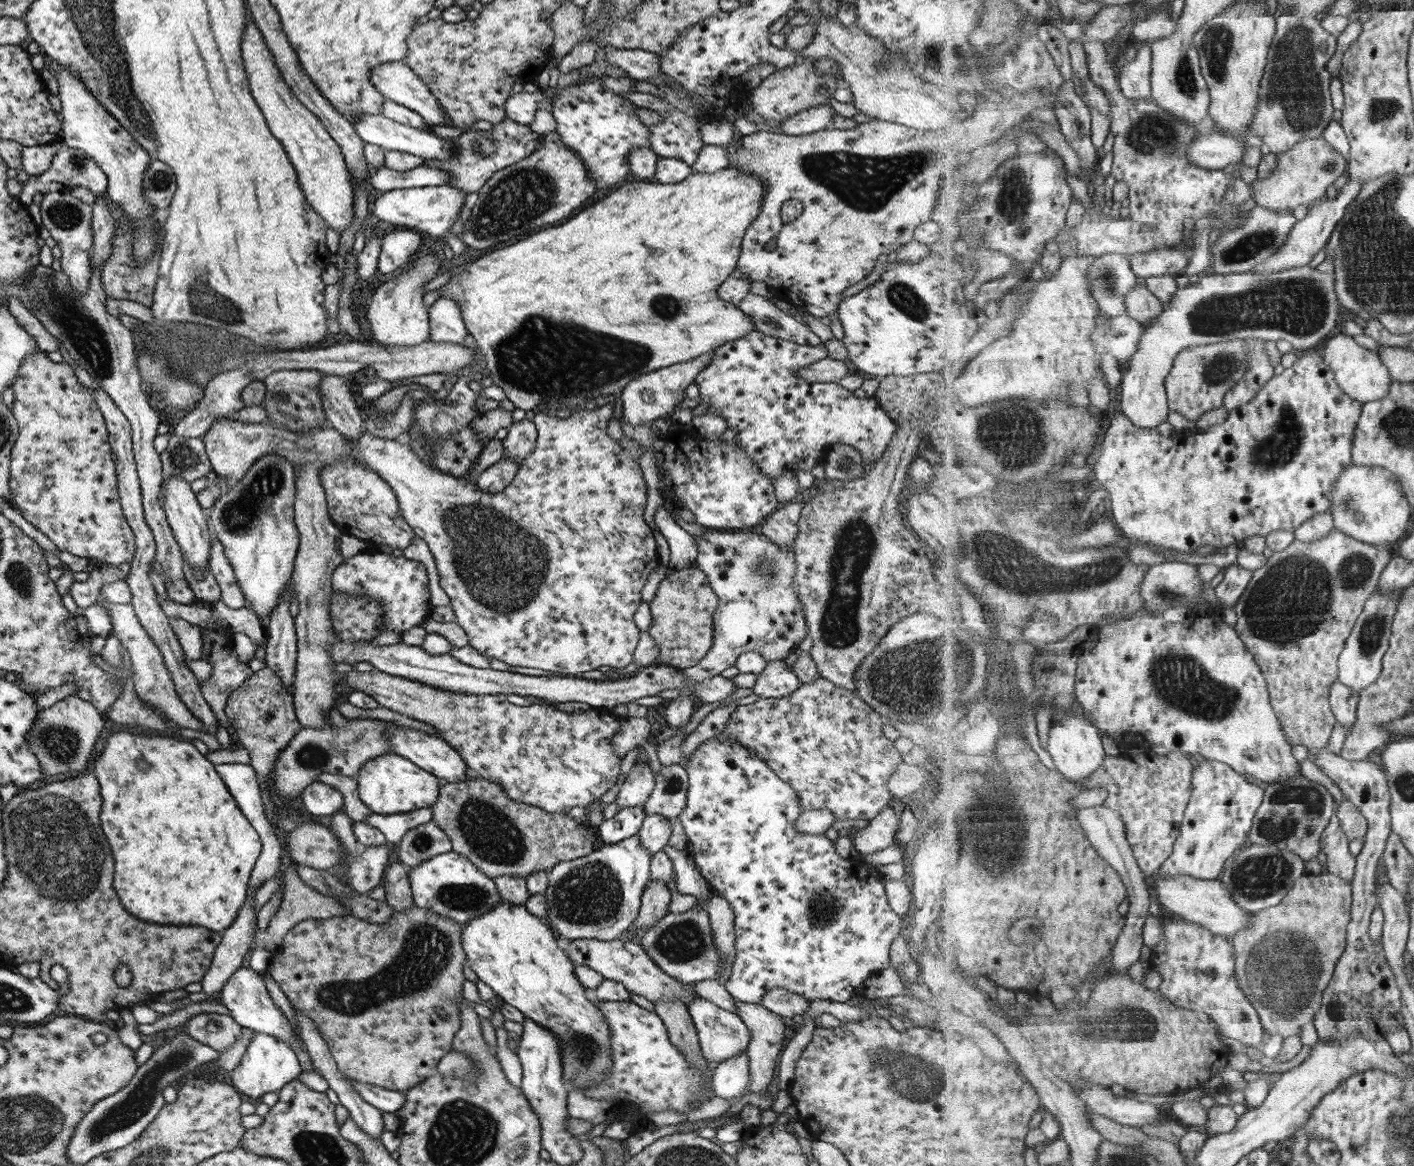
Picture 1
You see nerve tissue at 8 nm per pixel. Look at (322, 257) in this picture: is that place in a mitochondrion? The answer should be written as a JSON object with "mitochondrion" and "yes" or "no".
{"mitochondrion":"no"}

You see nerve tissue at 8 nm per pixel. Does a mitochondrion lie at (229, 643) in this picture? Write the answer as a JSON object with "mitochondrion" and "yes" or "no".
{"mitochondrion":"no"}

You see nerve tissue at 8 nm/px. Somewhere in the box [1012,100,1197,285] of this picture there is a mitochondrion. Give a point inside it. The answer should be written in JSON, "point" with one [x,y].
{"point":[1150,135]}

